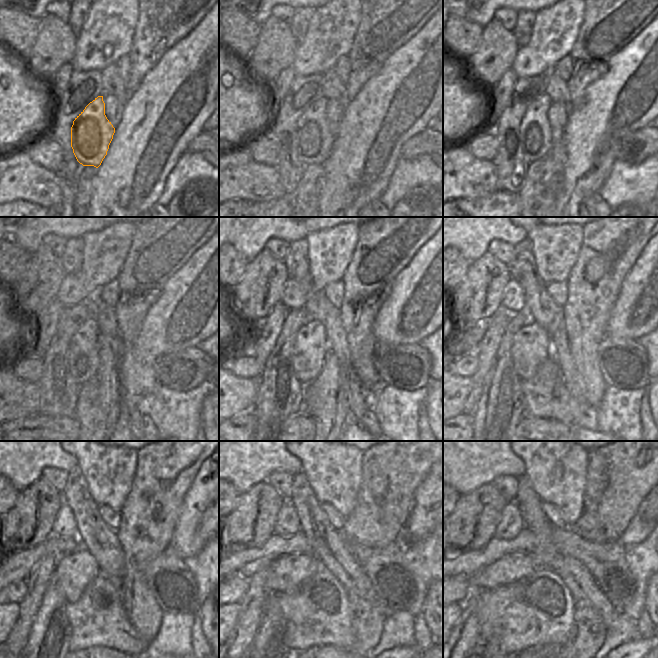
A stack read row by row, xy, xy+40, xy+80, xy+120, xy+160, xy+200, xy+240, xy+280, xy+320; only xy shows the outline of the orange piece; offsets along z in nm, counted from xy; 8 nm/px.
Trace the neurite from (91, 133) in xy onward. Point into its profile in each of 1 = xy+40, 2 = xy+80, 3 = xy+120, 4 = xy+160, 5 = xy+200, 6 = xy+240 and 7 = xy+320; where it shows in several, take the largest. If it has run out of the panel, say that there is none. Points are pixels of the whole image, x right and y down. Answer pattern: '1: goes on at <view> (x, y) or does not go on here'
1: goes on at xy+40 (313, 139)
2: goes on at xy+80 (534, 132)
3: goes on at xy+120 (83, 354)
4: goes on at xy+160 (310, 345)
5: goes on at xy+200 (532, 345)
6: goes on at xy+240 (74, 571)
7: goes on at xy+320 (512, 567)

